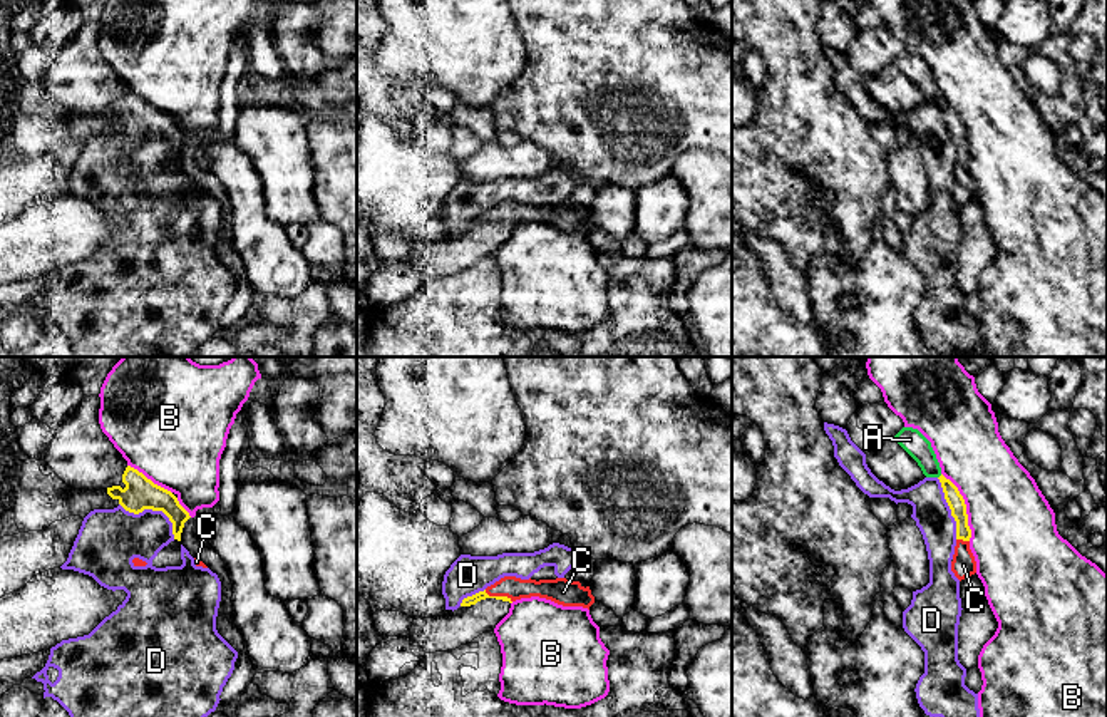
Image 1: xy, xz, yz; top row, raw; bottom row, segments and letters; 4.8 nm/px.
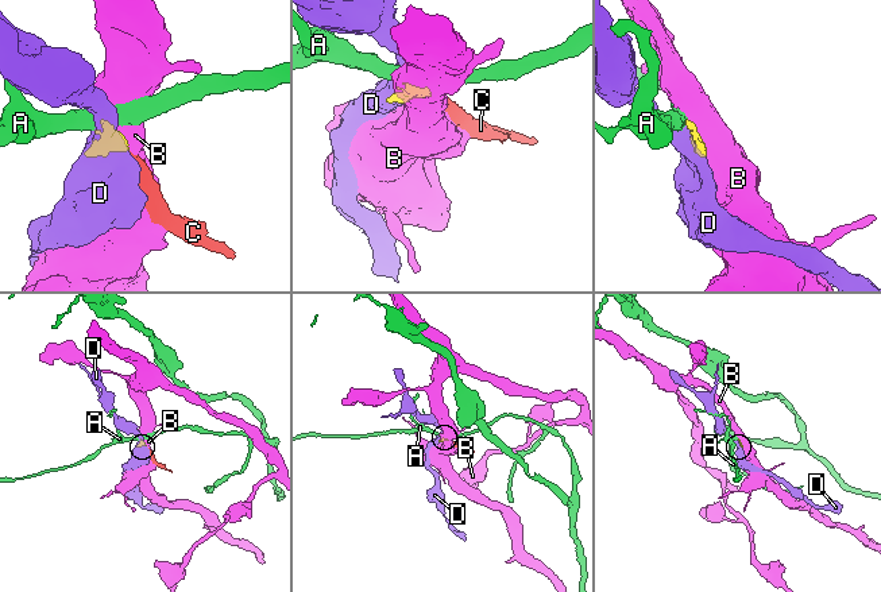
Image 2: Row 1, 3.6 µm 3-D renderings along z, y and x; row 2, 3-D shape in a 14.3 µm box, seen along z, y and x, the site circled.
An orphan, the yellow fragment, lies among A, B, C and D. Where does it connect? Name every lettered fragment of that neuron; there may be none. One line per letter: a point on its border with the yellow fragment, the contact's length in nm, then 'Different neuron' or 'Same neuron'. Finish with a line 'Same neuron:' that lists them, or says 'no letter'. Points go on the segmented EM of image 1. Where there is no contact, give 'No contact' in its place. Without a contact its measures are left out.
A: Touches yellow at yz (940, 476). Shared border 30 nm. Different neuron
B: Touches yellow at yz (965, 506). Shared border 360 nm. Different neuron
C: Touches yellow at xz (498, 597). Shared border 150 nm. Same neuron
D: Touches yellow at xy (154, 510). Shared border 320 nm. Different neuron
Same neuron: C

